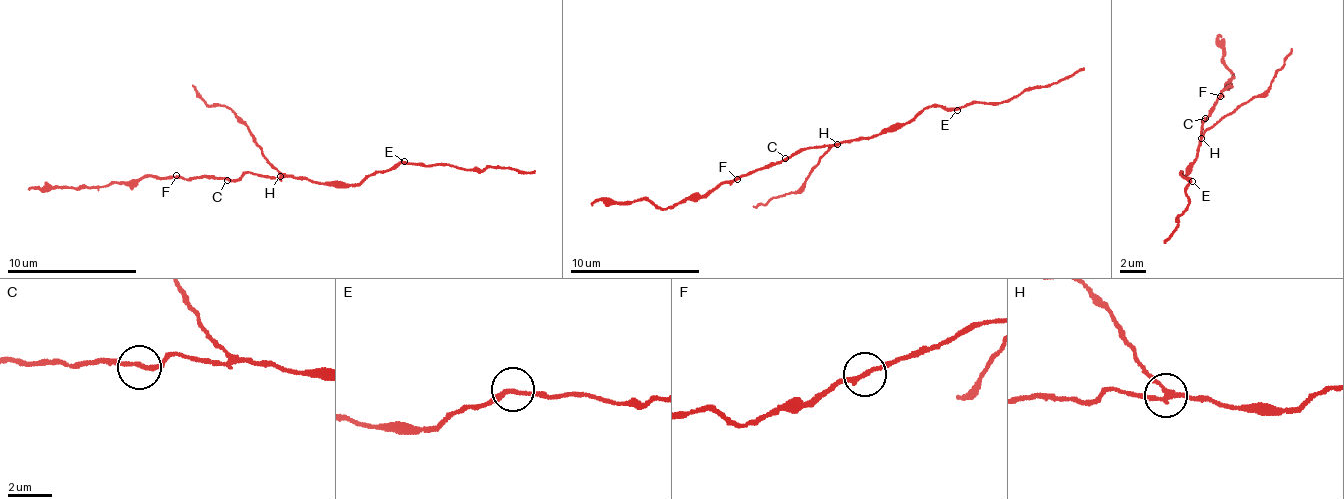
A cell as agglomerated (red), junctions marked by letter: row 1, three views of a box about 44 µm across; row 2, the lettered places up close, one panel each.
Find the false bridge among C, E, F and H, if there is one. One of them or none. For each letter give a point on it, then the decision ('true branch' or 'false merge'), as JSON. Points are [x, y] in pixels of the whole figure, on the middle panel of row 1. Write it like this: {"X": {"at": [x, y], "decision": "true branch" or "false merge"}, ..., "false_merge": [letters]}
{"C": {"at": [785, 158], "decision": "true branch"}, "E": {"at": [957, 110], "decision": "true branch"}, "F": {"at": [737, 179], "decision": "true branch"}, "H": {"at": [837, 144], "decision": "false merge"}, "false_merge": ["H"]}

